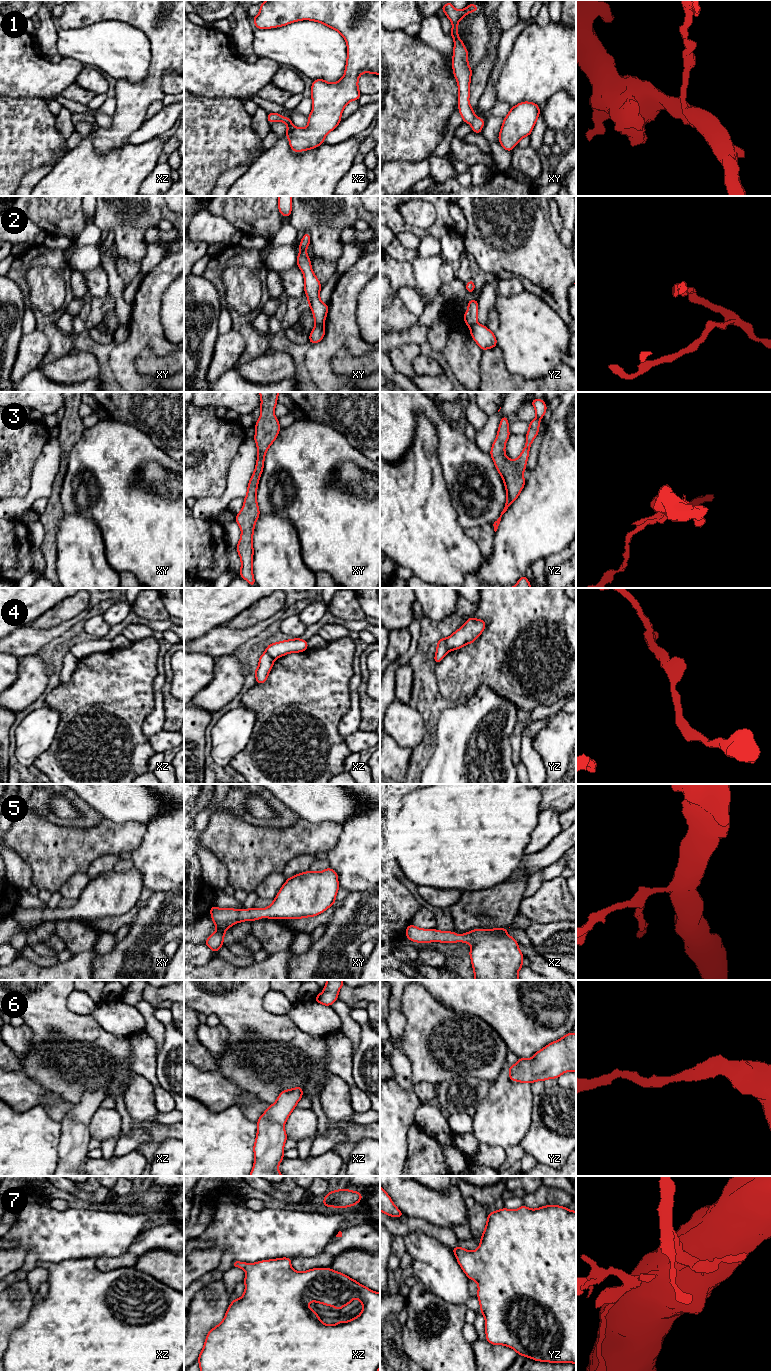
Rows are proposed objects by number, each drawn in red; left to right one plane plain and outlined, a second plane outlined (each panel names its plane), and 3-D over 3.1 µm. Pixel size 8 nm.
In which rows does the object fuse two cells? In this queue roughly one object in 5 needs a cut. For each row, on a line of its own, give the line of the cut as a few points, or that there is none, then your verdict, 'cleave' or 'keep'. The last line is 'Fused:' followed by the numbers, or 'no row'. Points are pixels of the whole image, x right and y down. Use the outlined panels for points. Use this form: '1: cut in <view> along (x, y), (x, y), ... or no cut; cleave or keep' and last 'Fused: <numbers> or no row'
1: no cut; keep
2: cut in xy along (323, 324), (315, 326); cleave
3: no cut; keep
4: cut in yz along (445, 639), (448, 651); cleave
5: no cut; keep
6: no cut; keep
7: no cut; keep
Fused: 2, 4

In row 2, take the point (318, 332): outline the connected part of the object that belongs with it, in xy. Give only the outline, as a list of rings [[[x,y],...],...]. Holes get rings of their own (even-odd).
[[[324,325],[315,326],[309,336],[309,341],[311,344],[316,344],[320,342],[325,335],[325,327]]]

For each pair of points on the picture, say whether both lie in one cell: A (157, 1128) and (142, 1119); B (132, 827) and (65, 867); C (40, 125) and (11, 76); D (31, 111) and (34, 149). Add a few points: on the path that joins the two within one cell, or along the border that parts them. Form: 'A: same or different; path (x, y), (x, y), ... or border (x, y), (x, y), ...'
A: different; border (156, 1122), (145, 1126), (150, 1136), (147, 1141)
B: same; path (115, 838), (104, 838), (90, 843), (82, 850)
C: different; border (10, 96), (42, 97), (47, 100)
D: same; path (31, 120), (31, 140)

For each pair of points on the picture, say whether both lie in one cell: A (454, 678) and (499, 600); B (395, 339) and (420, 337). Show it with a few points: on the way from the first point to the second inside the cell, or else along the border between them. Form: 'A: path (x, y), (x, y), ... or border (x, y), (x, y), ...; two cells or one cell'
A: path (473, 659), (499, 633), (499, 619); one cell
B: path (401, 338), (414, 337); one cell

